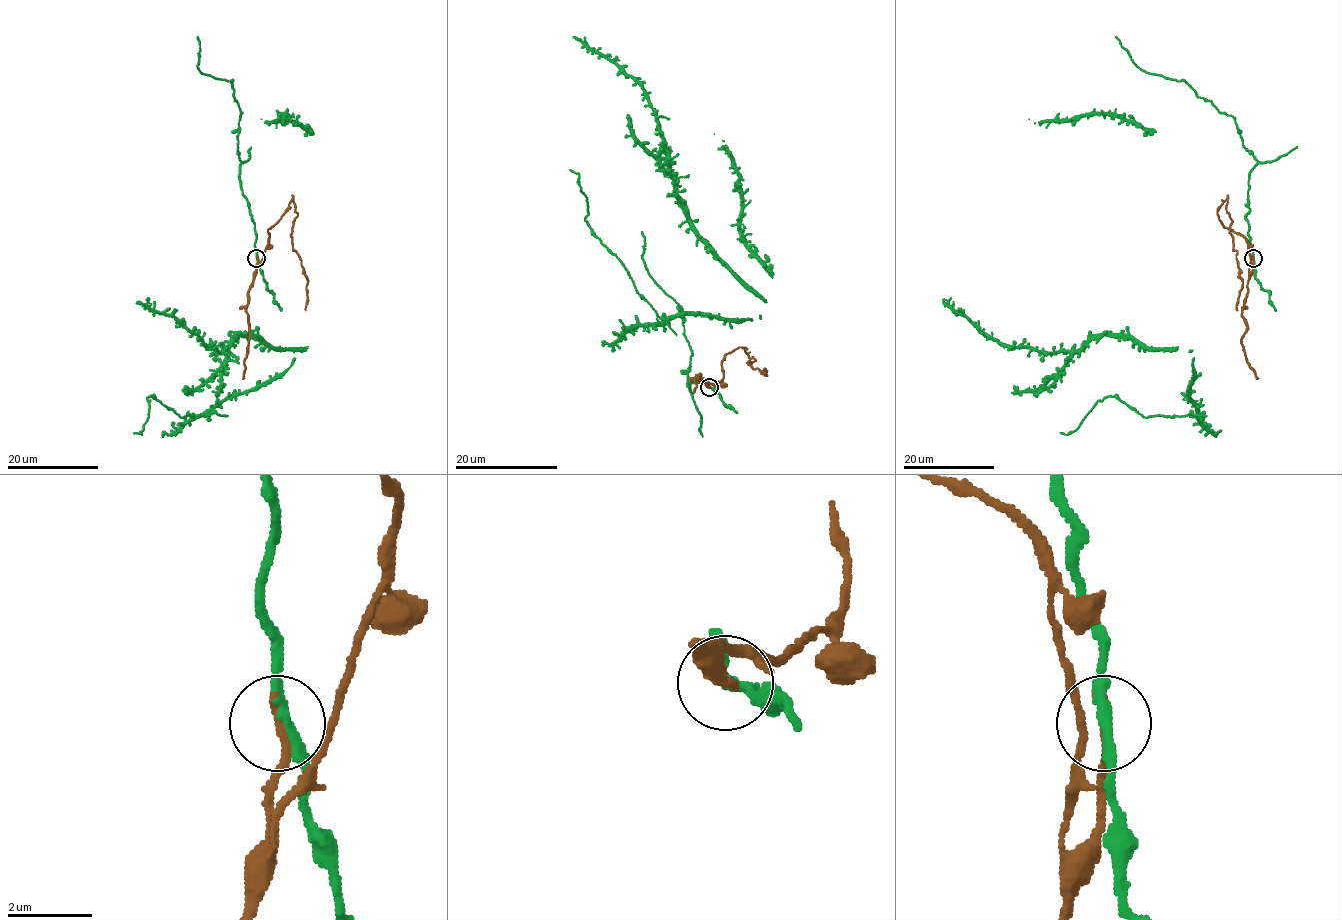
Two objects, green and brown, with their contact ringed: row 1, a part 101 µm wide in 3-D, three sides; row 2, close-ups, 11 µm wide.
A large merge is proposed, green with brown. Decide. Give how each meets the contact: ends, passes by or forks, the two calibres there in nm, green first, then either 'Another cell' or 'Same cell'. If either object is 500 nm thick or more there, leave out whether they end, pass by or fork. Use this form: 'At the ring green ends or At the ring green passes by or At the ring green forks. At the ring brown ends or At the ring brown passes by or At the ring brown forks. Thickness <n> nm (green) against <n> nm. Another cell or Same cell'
At the ring green passes by. At the ring brown ends. Thickness 240 nm (green) against 280 nm. Another cell

